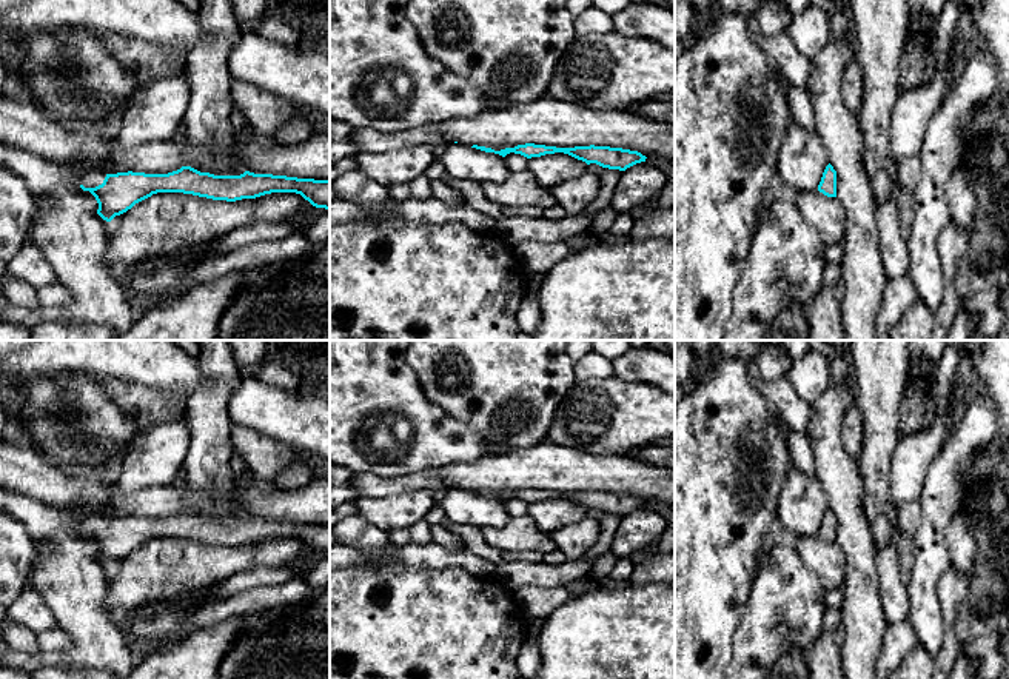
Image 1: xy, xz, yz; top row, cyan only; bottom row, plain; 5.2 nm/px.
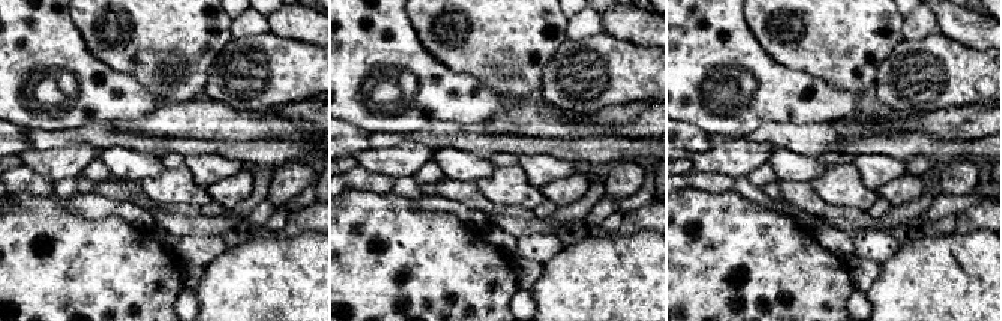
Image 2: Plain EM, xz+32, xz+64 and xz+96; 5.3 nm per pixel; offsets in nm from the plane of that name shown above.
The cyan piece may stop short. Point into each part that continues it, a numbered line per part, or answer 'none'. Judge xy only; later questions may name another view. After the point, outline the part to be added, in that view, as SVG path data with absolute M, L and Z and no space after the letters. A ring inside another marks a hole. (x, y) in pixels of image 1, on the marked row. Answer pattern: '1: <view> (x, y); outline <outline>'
1: xy (93, 177); outline M85 168L85 174L80 177L80 185L85 188L96 188L103 183L106 174L99 168Z

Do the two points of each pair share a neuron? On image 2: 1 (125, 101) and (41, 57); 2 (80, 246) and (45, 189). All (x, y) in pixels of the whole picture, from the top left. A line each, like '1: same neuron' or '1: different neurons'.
1: same neuron
2: different neurons

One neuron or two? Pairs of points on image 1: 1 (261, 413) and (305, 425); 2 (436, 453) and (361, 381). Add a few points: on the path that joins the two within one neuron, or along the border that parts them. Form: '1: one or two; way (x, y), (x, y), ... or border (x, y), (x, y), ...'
1: one; way (271, 413), (294, 418)
2: one; way (429, 430), (393, 394), (384, 391)

